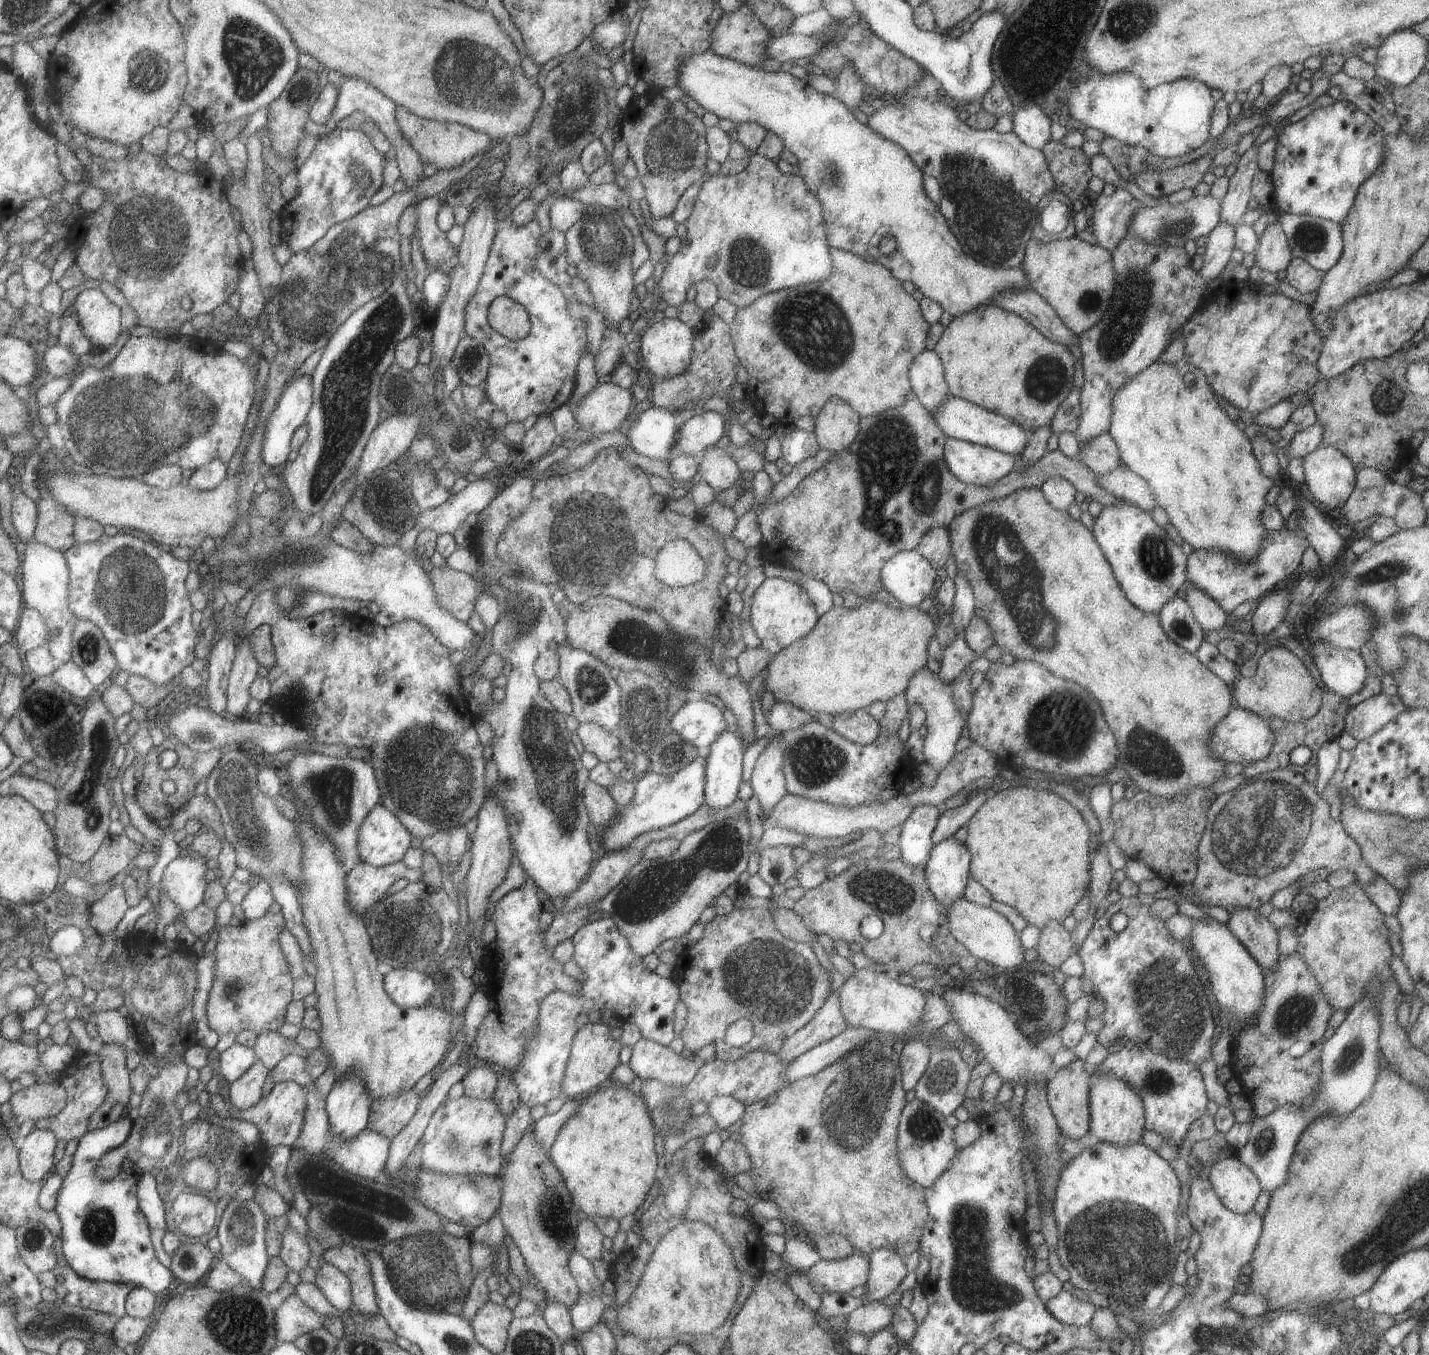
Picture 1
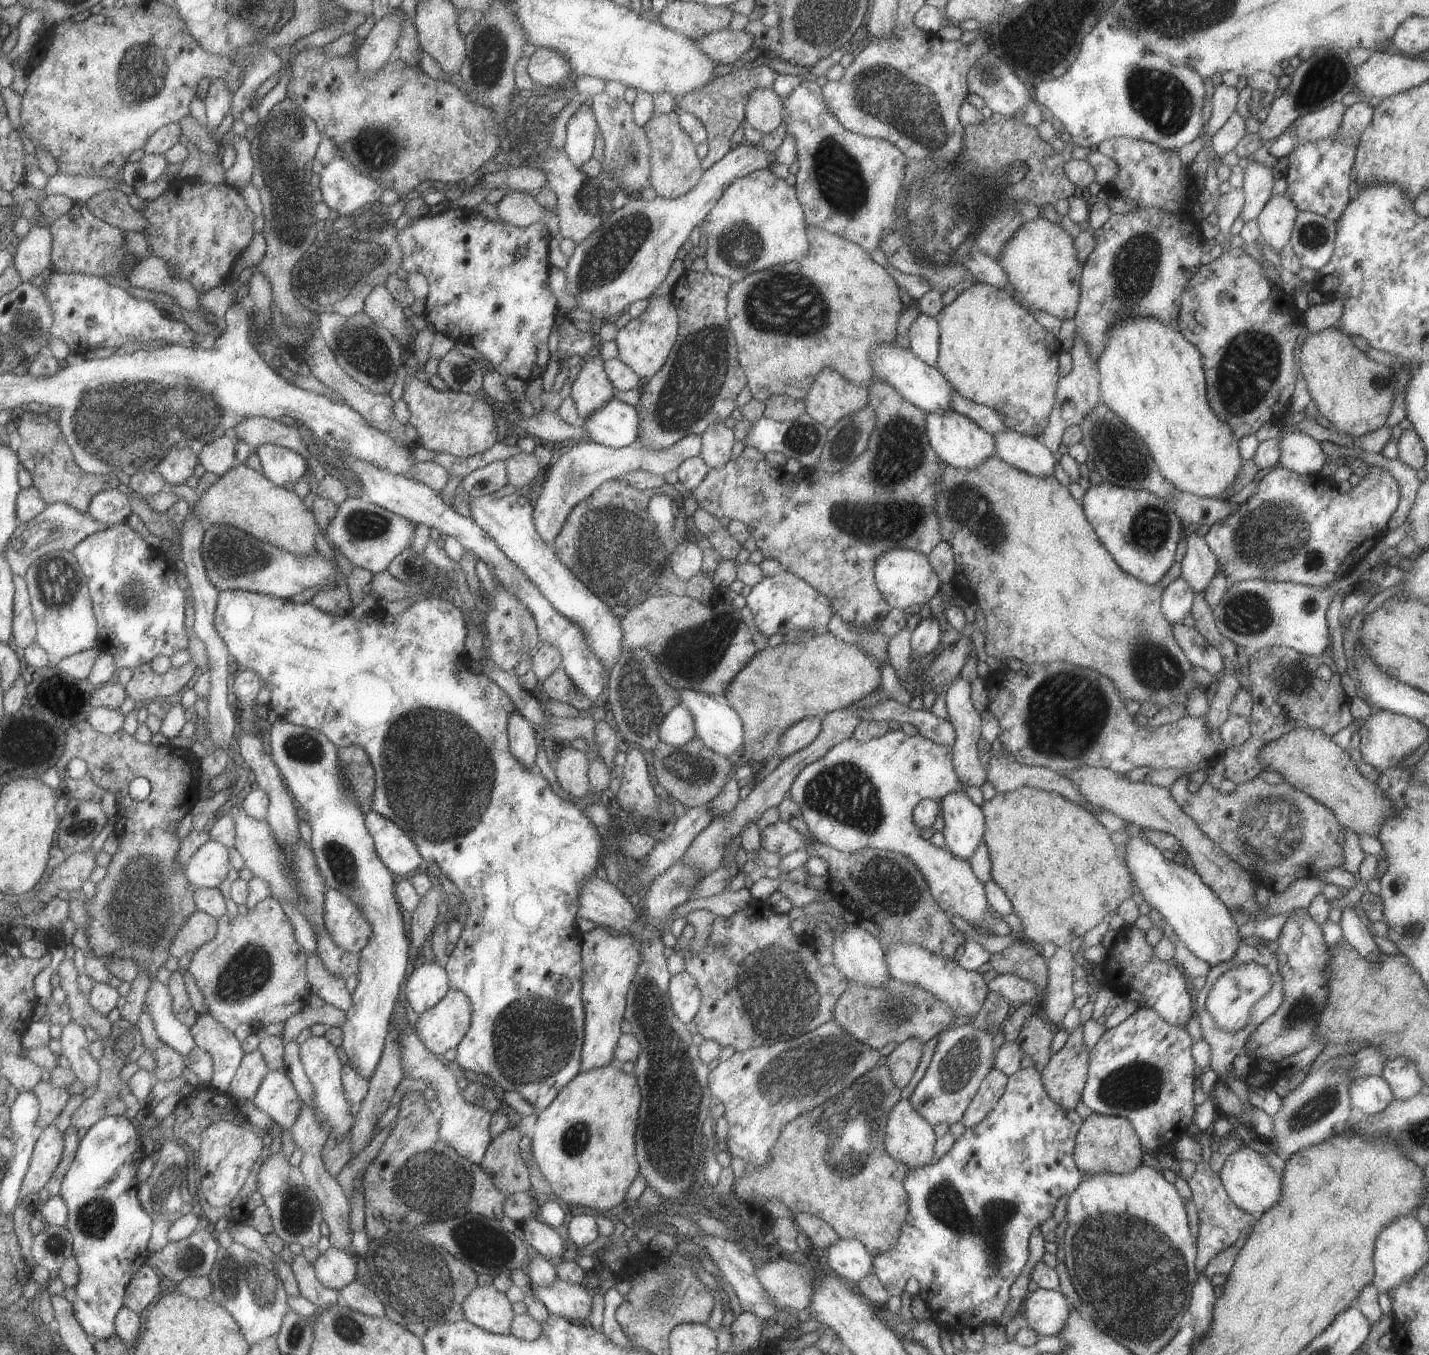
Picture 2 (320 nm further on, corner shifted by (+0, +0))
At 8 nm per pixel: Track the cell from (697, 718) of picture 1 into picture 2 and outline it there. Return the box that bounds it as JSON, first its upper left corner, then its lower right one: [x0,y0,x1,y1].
[657,705,695,746]

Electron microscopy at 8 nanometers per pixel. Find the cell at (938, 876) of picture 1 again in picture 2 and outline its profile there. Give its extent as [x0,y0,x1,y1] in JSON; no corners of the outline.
[938,788,986,861]

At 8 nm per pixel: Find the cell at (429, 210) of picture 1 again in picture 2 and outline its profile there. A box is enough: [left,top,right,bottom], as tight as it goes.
[396,208,560,383]

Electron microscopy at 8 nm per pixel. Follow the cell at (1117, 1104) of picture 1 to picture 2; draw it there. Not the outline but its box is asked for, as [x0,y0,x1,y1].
[1073,1113,1142,1175]

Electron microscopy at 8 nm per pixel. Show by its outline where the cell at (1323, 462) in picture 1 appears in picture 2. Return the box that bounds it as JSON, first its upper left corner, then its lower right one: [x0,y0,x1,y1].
[1278,429,1327,475]

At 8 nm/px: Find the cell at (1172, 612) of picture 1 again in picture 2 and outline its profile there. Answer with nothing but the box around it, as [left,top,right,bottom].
[1160,576,1194,626]

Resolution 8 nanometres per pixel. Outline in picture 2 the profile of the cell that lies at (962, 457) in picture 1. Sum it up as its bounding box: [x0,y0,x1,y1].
[924,411,994,469]

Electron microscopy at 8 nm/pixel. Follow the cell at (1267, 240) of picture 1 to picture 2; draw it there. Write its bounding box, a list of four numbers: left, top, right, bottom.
[1256,193,1298,252]

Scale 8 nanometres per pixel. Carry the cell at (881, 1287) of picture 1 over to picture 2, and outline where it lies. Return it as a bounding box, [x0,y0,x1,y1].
[823,1239,872,1284]

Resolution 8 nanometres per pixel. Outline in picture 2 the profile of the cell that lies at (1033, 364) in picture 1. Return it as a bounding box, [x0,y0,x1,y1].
[934,281,1063,438]

